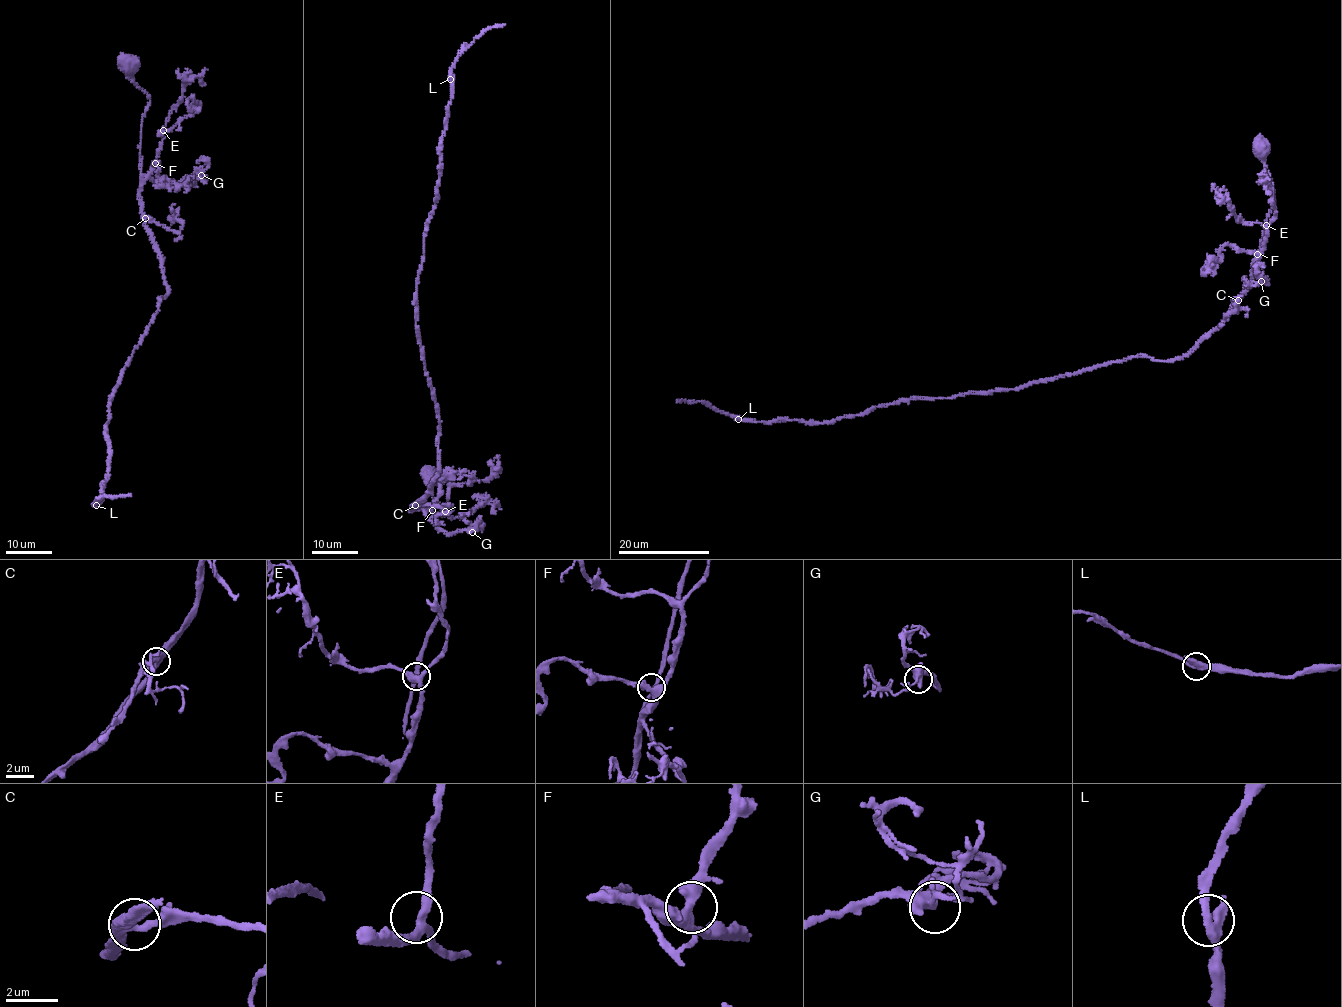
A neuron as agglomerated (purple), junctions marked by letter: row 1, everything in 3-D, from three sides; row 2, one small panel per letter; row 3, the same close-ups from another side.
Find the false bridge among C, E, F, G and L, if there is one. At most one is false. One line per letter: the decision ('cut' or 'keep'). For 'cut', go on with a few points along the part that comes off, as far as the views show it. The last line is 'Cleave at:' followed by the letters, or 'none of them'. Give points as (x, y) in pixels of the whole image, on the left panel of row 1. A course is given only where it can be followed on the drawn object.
C: keep
E: keep
F: keep
G: keep
L: keep
Cleave at: none of them

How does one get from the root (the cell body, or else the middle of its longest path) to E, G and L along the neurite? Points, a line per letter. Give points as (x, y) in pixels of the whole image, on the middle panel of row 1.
E: (431, 476), (428, 486), (438, 505), (417, 509), (438, 515), (445, 511)
G: (431, 476), (428, 486), (438, 505), (417, 509), (423, 508), (436, 526), (447, 534), (472, 532)
L: (431, 476), (438, 505), (411, 512), (438, 472), (437, 405), (416, 326), (416, 283), (436, 198), (450, 79)

